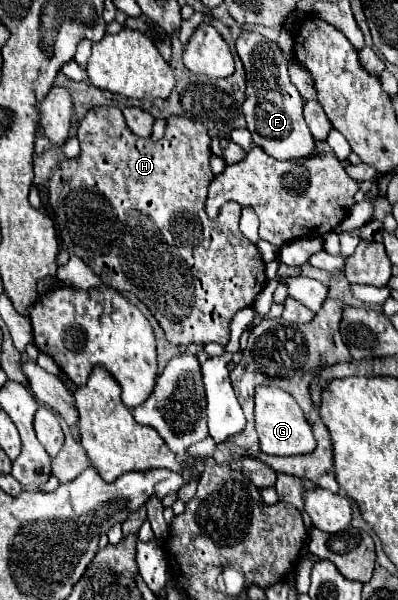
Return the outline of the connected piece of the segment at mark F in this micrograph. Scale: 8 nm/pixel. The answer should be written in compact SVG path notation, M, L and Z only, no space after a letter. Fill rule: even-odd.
M244 30L236 38L236 52L246 70L246 100L244 116L252 140L256 146L262 146L276 160L294 160L314 154L314 138L302 116L302 96L292 86L288 76L288 62L284 60L276 42L264 38L262 34Z

